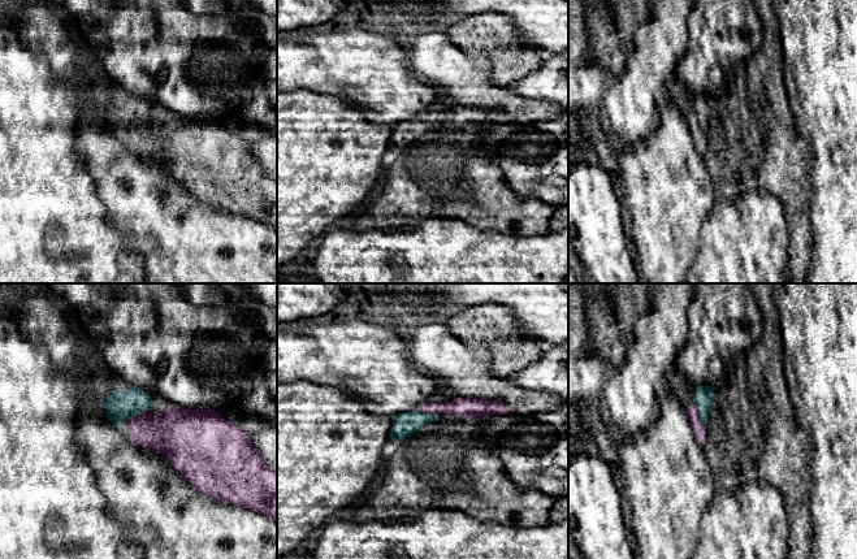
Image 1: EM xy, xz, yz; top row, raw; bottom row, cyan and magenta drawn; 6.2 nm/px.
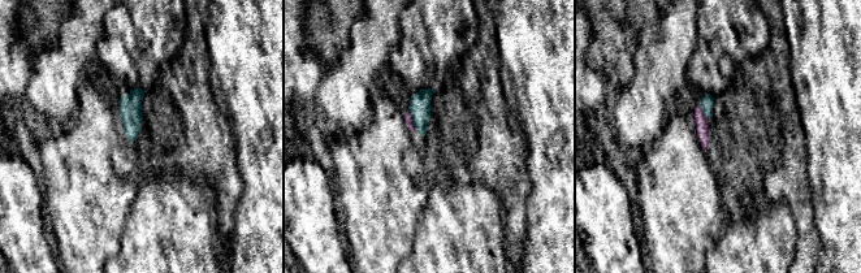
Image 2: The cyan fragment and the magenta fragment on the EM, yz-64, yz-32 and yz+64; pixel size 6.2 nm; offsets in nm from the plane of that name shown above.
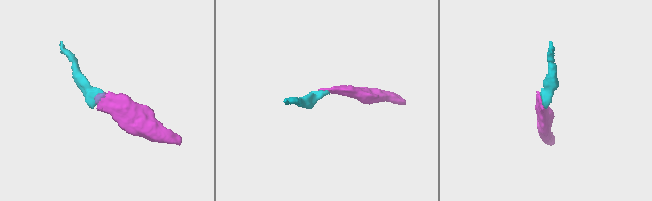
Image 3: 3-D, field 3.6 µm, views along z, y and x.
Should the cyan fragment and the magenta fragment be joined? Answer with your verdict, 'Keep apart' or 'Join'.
Join

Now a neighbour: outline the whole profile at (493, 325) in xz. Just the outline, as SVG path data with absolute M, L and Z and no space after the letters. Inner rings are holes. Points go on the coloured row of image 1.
M477 304L447 317L450 332L468 346L486 346L490 350L489 374L508 378L544 352L532 337L519 334L512 309L502 304Z

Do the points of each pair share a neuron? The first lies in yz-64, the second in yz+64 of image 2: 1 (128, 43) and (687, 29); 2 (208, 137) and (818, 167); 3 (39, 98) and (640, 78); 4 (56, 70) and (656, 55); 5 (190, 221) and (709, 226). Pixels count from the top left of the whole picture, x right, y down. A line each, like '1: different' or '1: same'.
1: different
2: different
3: different
4: same
5: same

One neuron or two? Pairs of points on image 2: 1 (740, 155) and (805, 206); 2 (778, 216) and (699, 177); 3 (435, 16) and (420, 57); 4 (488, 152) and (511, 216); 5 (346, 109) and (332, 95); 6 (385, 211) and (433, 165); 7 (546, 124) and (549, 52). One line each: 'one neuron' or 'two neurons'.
1: one neuron
2: one neuron
3: one neuron
4: one neuron
5: one neuron
6: two neurons
7: one neuron

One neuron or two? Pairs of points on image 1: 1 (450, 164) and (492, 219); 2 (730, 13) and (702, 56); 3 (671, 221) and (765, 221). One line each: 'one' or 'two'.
1: one
2: one
3: one

